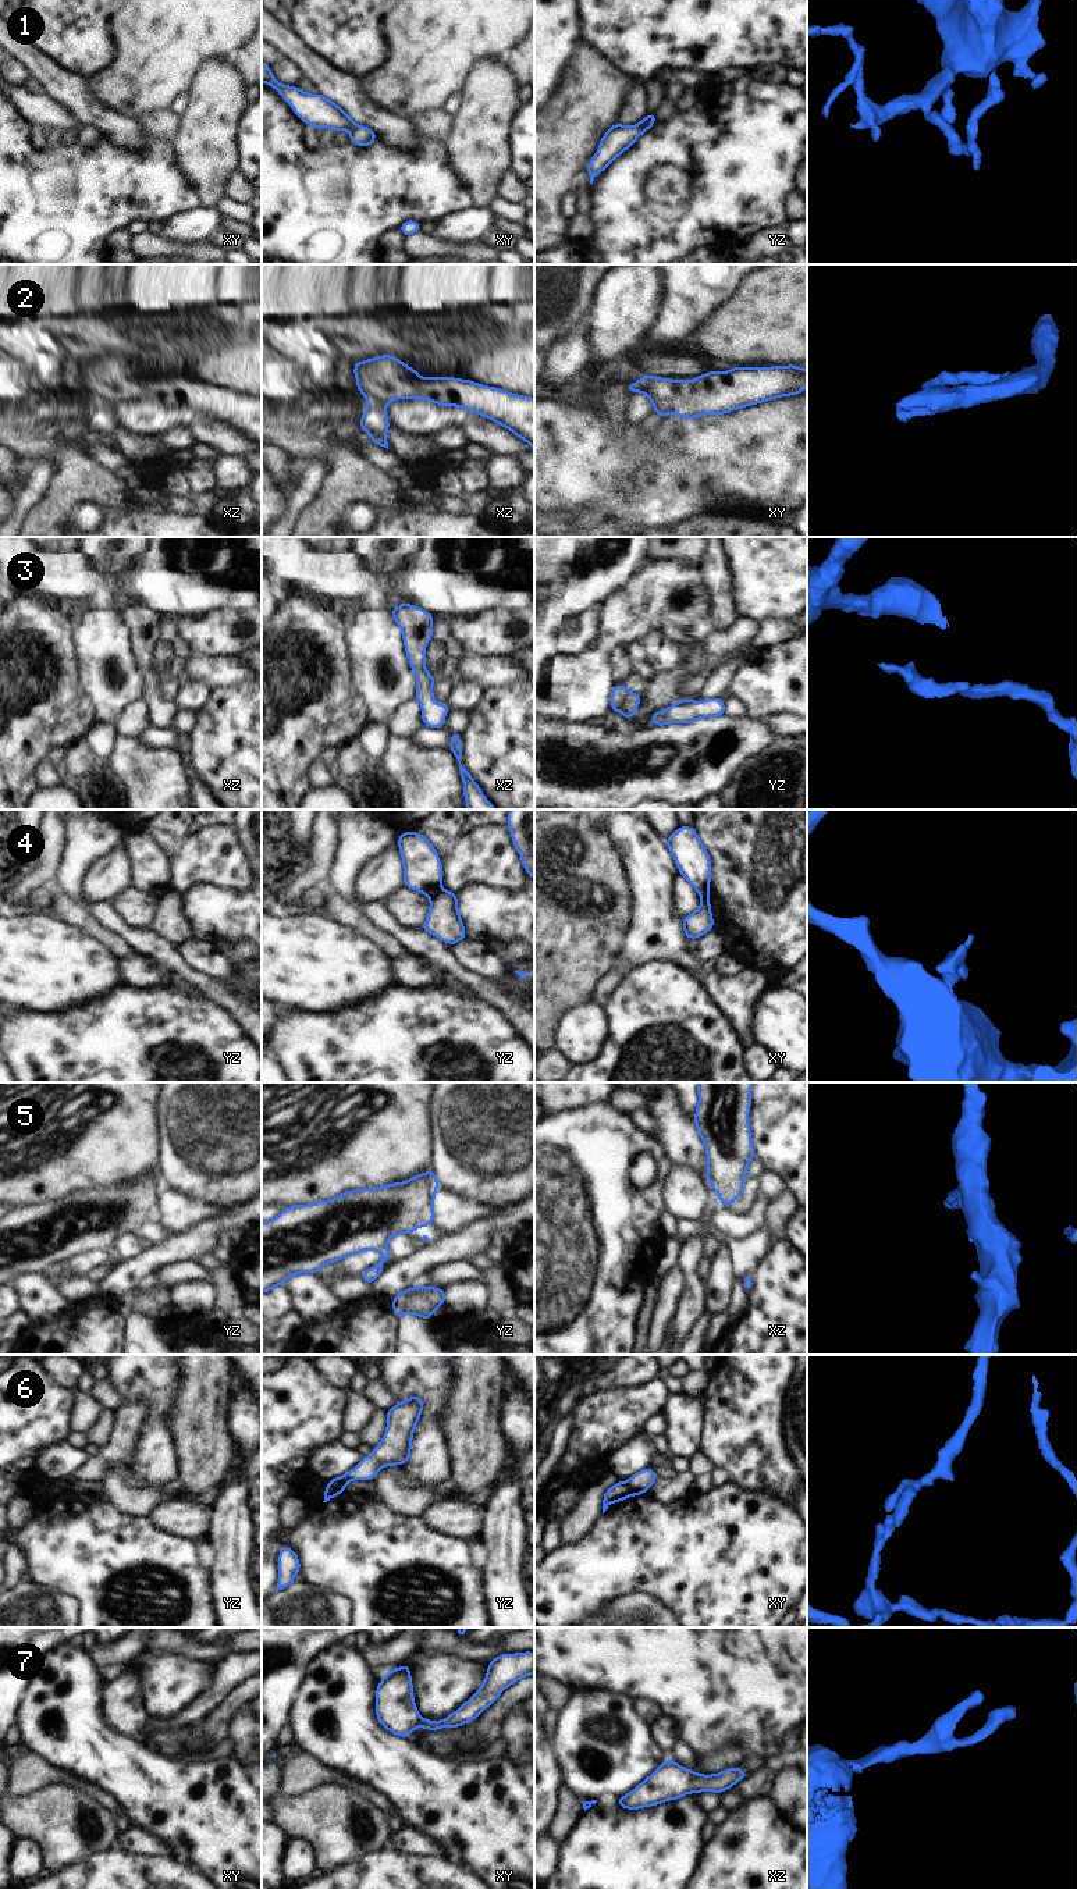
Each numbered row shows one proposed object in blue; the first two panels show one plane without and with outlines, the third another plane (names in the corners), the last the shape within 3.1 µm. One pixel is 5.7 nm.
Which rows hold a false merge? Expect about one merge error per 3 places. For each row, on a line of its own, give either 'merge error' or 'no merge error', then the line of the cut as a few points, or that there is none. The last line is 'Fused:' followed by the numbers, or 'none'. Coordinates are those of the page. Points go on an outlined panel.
1: no merge error; no cut
2: no merge error; no cut
3: no merge error; no cut
4: merge error; cut in yz along (440, 889), (430, 899)
5: merge error; cut in yz along (386, 1244), (380, 1249)
6: merge error; cut in yz along (327, 1483), (340, 1493)
7: no merge error; no cut
Fused: 4, 5, 6

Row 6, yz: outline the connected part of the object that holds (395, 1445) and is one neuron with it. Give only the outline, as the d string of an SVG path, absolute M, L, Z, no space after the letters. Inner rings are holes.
M416 1395L398 1402L387 1410L387 1430L372 1454L362 1458L356 1468L327 1484L344 1493L352 1480L374 1480L384 1466L405 1465L410 1459L415 1427L422 1415L424 1401Z

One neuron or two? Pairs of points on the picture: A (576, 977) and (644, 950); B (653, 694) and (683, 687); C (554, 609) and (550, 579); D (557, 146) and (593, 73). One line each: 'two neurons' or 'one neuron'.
A: two neurons
B: two neurons
C: one neuron
D: one neuron

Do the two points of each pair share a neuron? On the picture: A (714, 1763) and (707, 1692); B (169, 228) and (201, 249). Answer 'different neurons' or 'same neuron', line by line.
A: different neurons
B: different neurons

